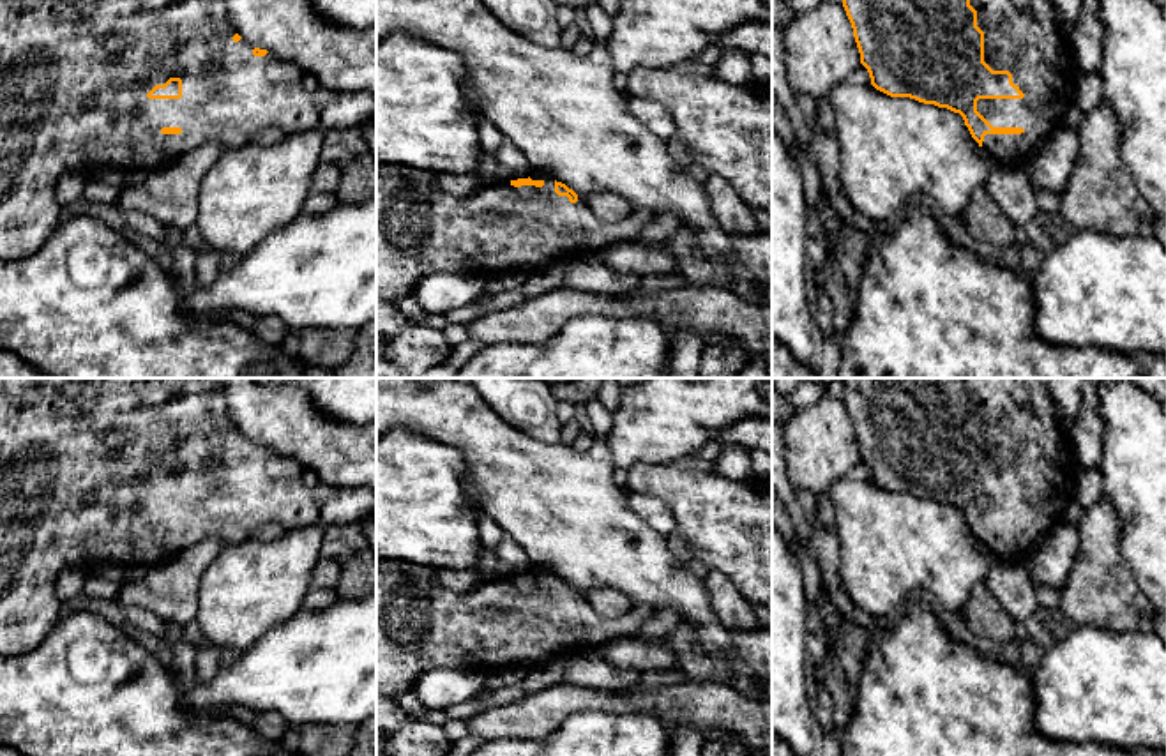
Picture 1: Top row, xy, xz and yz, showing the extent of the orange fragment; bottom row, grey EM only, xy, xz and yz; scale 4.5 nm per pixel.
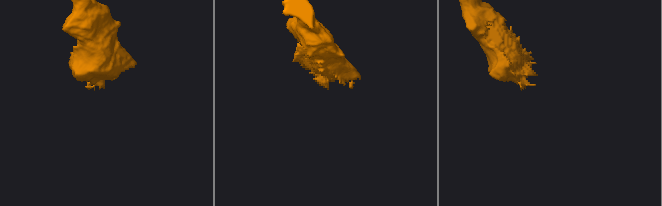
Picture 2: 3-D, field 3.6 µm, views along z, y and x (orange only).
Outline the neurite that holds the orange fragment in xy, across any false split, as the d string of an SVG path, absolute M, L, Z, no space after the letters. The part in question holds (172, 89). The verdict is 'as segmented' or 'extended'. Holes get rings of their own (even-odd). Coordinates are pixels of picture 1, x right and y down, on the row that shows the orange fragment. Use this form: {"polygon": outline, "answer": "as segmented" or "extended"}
{"polygon": "M0 0L0 260L19 260L34 254L57 230L57 226L62 221L62 205L57 200L57 180L65 171L94 173L97 168L102 166L150 171L154 168L170 164L171 161L186 155L187 152L210 140L217 140L226 148L249 143L254 132L267 127L279 127L284 134L297 134L311 129L327 131L359 127L366 122L376 122L376 99L371 94L360 90L337 92L323 87L313 92L306 90L302 85L302 72L295 64L281 60L267 49L253 48L237 34L235 26L228 18L226 5L223 0Z", "answer": "extended"}

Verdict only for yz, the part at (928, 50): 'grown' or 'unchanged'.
grown

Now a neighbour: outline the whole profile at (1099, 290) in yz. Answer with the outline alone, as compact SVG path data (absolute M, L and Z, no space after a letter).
M1094 230L1072 231L1044 256L1032 274L1034 325L1039 337L1060 346L1099 346L1120 353L1166 355L1166 247L1152 235L1115 237Z

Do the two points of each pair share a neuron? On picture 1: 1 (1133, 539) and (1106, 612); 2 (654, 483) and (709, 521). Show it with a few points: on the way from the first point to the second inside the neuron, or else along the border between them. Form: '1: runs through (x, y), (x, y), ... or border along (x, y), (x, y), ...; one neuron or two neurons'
1: border along (1119, 520), (1119, 551), (1131, 567), (1138, 589); two neurons
2: runs through (668, 484), (695, 507); one neuron

